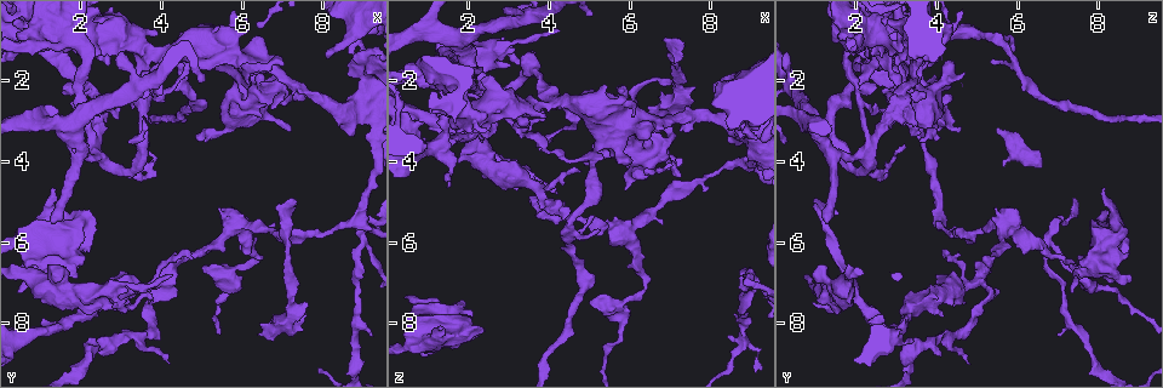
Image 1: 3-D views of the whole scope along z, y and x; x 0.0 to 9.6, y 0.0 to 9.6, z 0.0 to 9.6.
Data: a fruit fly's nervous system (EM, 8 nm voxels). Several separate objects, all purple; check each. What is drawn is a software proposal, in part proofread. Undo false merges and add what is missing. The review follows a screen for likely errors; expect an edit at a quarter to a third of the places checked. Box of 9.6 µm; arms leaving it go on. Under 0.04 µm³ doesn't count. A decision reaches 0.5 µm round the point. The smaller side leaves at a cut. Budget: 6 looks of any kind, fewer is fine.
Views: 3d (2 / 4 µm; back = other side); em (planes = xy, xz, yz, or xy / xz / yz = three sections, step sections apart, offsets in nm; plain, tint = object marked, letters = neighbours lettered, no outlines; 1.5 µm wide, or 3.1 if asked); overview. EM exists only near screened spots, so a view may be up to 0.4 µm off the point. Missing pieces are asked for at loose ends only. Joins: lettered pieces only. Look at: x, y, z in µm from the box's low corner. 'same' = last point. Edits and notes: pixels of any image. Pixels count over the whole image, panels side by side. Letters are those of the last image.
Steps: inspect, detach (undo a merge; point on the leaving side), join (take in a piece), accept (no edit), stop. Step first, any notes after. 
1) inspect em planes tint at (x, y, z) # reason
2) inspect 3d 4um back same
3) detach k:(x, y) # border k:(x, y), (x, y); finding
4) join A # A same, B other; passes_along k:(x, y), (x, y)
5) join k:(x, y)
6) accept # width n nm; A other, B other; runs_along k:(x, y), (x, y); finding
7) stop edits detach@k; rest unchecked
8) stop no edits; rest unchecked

inspect em 3.1um xy step 8 tint at (1.35, 4.65, 8.10) # branch stops here

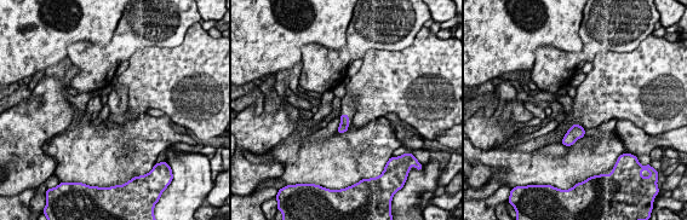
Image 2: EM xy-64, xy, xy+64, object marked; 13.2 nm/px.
inspect em 3.1um planes letters same

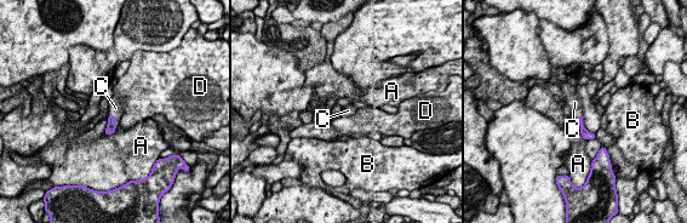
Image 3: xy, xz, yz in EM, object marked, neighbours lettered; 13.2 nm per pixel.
join C # A other, B other, C same, D other; passes_along 3:(110, 129), (115, 120), (115, 108); it goes on there

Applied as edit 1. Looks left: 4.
inspect overview # see it whole again

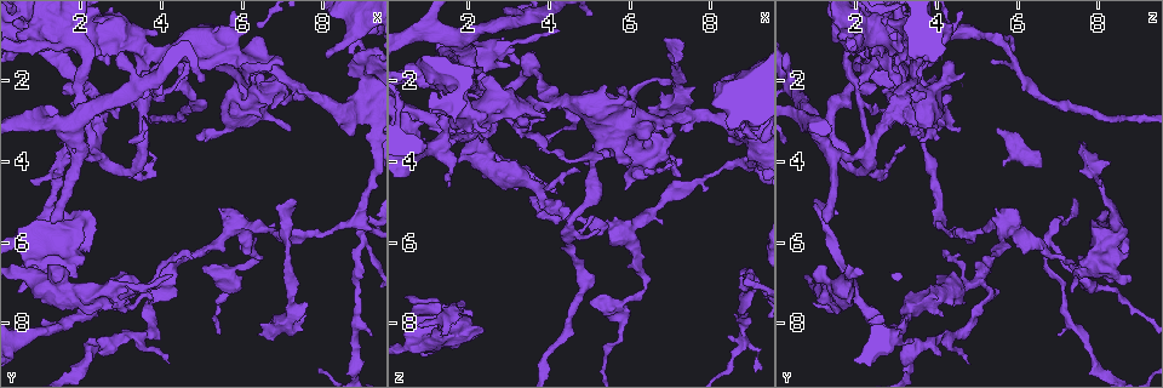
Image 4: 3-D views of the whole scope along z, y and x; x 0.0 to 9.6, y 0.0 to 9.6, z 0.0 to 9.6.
inspect em planes letters at (2.10, 6.40, 7.60) # branch stops here

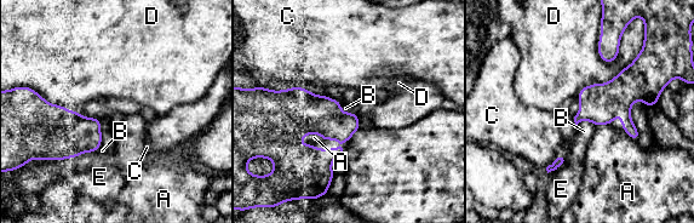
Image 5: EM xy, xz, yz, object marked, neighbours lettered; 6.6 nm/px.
accept # A other, B other, C other, D other, E other; border 5:(636, 57), (577, 96); none of them fits

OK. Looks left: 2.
inspect em planes letters at (9.00, 6.05, 6.75) # sharp bend

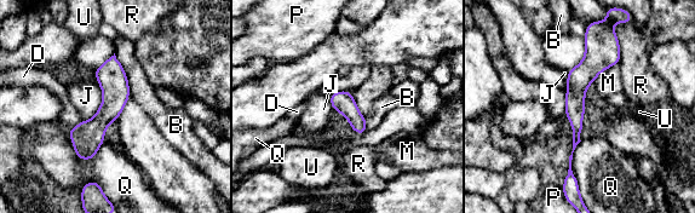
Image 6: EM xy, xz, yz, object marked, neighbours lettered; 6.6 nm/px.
accept # width 130 nm; B other, D other, J other, M other, P other, Q other, R other, U other; border 6:(96, 79), (102, 103), (84, 121); continuous, no second neuron

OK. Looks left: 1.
stop edits join@3; rest unchecked

